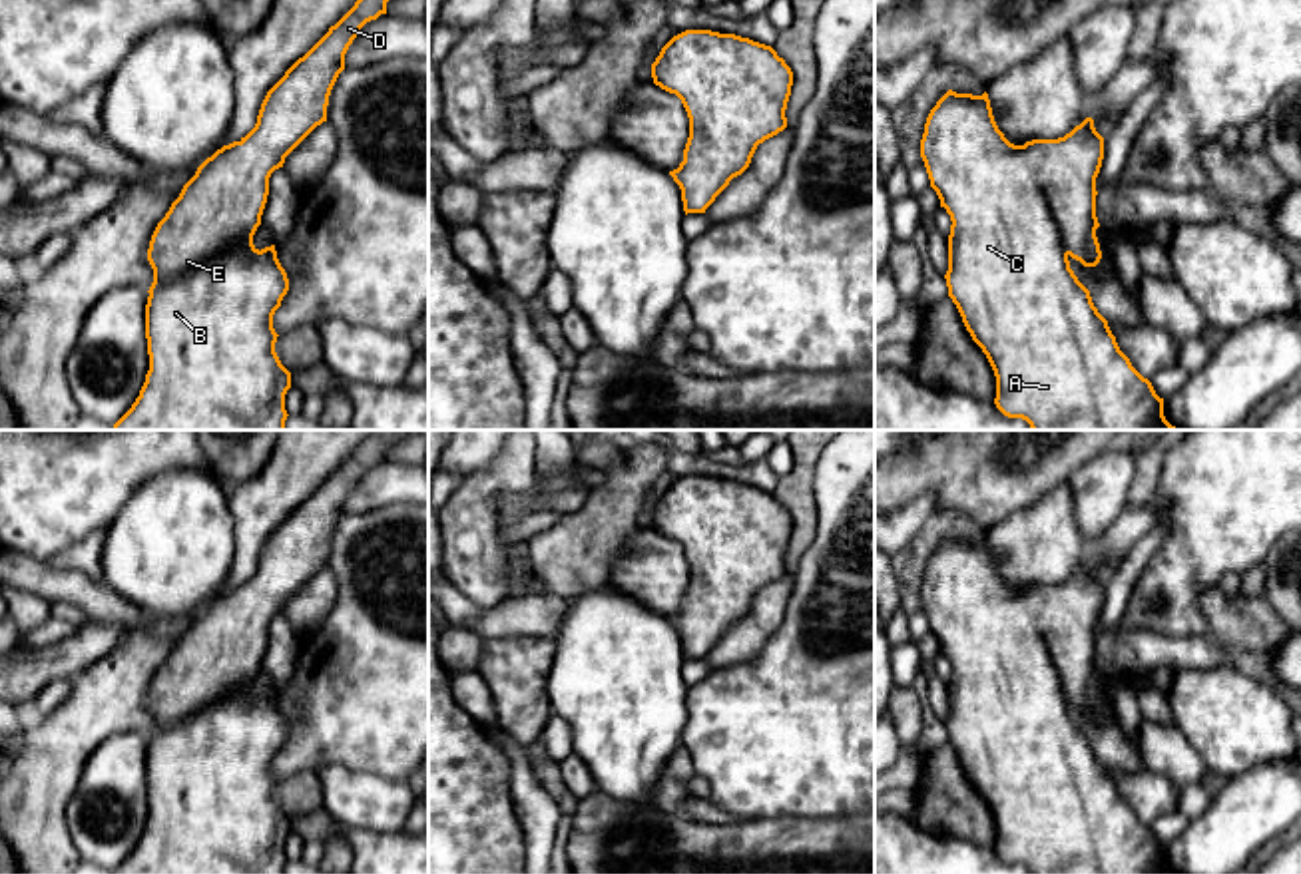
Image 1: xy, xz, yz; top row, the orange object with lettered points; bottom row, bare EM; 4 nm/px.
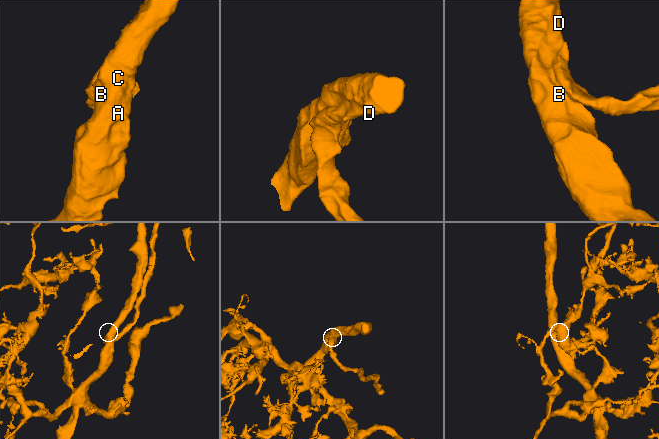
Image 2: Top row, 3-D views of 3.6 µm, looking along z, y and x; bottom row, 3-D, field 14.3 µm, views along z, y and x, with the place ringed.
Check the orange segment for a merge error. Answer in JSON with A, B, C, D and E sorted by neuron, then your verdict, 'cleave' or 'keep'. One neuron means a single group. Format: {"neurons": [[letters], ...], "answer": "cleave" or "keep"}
{"neurons": [["A", "B", "C", "D", "E"]], "answer": "keep"}

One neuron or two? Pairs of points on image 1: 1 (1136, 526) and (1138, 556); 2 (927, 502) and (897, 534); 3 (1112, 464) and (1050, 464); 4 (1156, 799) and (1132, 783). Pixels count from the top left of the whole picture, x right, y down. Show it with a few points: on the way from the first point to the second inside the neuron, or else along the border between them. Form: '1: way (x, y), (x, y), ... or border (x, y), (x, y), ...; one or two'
1: border (1162, 520), (1130, 550), (1114, 572); two
2: way (919, 510), (903, 526); one
3: border (1128, 452), (1098, 452), (1066, 480); two
4: way (1150, 795), (1138, 789); one

